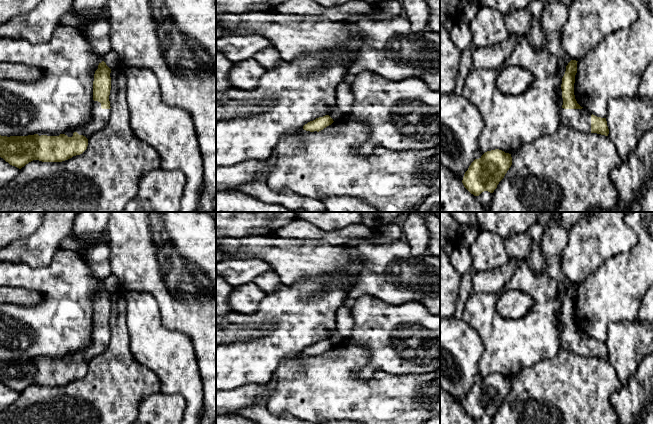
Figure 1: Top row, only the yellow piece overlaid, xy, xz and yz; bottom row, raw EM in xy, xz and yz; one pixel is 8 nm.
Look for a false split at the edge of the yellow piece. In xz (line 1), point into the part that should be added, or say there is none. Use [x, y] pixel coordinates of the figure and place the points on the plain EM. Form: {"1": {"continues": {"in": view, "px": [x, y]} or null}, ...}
{"1": {"continues": null}}

